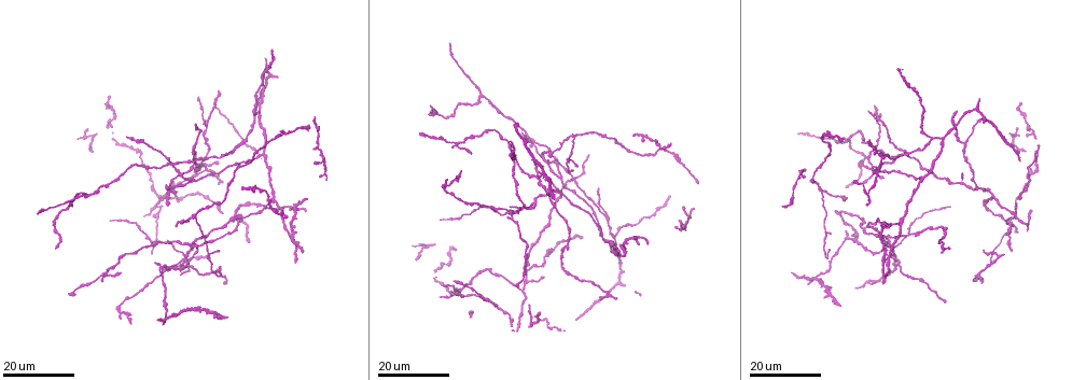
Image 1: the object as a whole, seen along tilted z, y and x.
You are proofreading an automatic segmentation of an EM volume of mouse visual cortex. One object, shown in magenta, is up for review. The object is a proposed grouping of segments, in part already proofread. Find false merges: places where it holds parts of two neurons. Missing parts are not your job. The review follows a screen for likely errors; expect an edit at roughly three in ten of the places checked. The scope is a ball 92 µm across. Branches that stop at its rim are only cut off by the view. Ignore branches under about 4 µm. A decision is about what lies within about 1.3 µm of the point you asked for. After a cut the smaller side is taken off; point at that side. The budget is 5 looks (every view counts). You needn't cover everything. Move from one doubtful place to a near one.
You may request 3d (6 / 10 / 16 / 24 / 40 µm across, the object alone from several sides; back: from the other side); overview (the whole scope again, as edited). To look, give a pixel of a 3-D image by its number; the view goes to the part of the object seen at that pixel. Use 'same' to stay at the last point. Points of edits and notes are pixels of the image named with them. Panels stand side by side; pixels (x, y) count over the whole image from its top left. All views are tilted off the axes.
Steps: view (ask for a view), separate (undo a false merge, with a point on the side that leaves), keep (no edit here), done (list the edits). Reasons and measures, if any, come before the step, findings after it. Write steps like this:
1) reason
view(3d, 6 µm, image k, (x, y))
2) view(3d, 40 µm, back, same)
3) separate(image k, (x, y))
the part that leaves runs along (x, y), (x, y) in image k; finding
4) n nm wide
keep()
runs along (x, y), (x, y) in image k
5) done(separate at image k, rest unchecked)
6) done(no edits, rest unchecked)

four-way junction
view(3d, 16 µm, image 1, (529, 282))

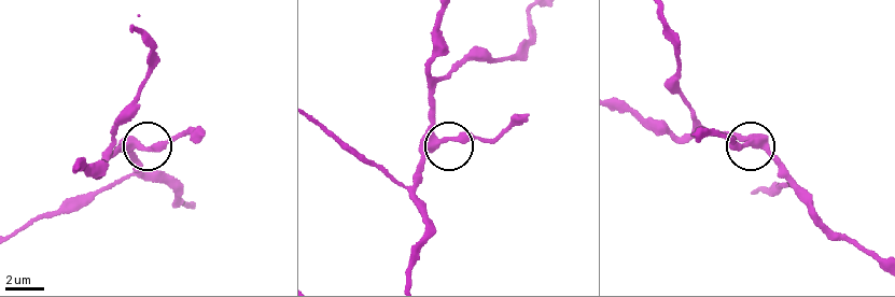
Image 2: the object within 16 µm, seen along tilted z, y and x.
view(3d, 6 µm, image 2, (752, 143))

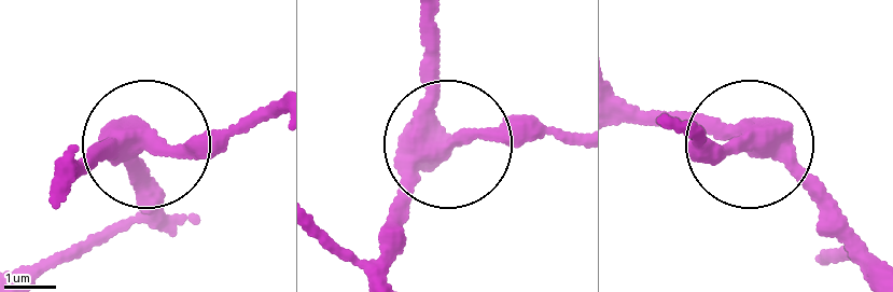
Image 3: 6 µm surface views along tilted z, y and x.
side arm 5 µm
keep()
runs along (70, 189), (126, 147), (206, 156), (250, 128) in image 3; one neuron here

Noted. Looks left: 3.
three-way junction
view(3d, 16 µm, image 1, (899, 222))

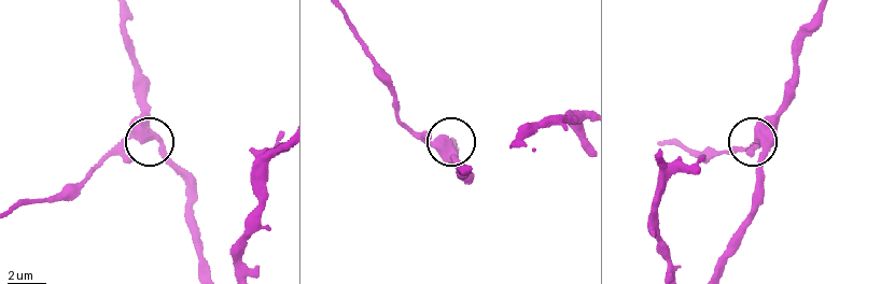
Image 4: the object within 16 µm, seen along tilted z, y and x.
view(3d, 6 µm, image 4, (437, 143))

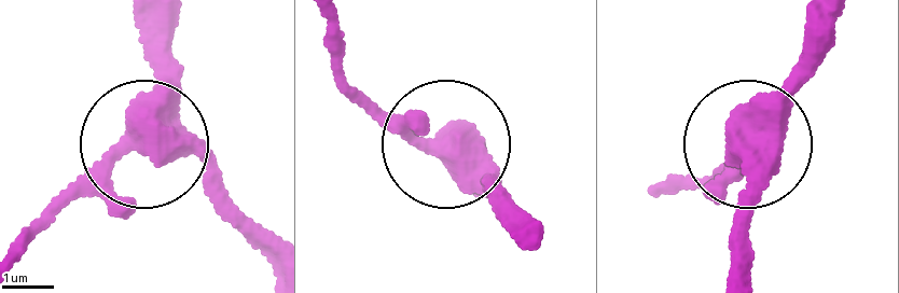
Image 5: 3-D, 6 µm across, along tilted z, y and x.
3 arms
keep()
continuous, no second neuron

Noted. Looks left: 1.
done(no edits, rest unchecked)

